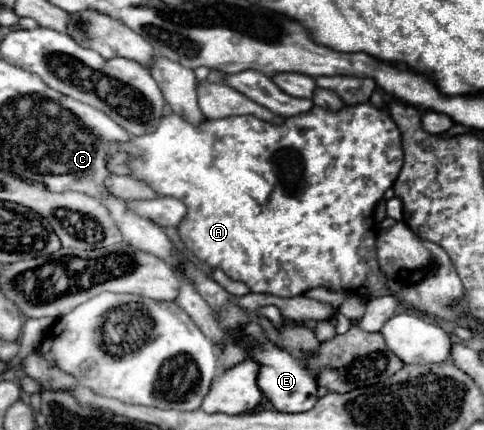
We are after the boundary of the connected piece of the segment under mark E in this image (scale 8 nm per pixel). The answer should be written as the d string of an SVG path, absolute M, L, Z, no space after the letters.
M256 320L254 324L250 324L250 328L246 328L246 336L250 336L254 344L258 344L258 348L254 348L254 356L250 358L254 358L262 366L258 374L258 386L270 398L274 408L278 412L306 412L314 408L314 404L318 402L318 384L316 384L314 374L310 374L310 370L300 360L294 360L286 350L274 346L262 334L262 328Z

